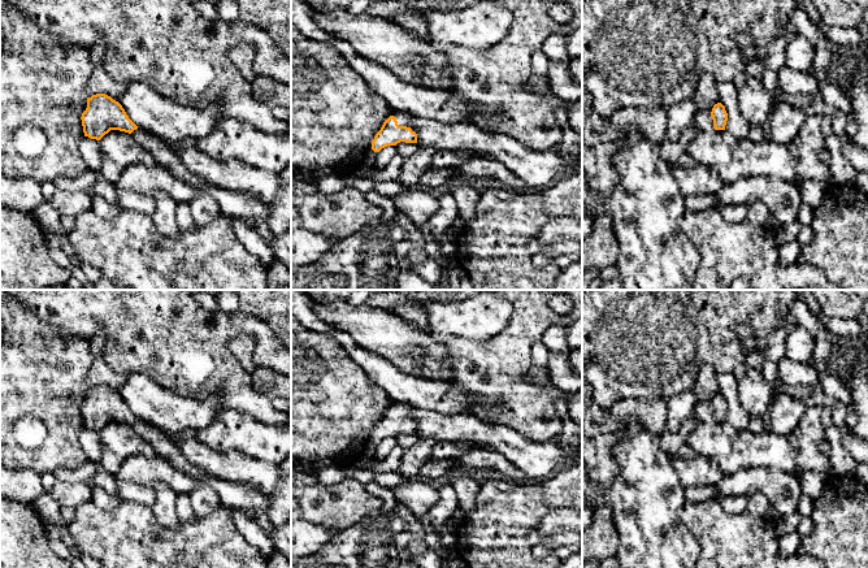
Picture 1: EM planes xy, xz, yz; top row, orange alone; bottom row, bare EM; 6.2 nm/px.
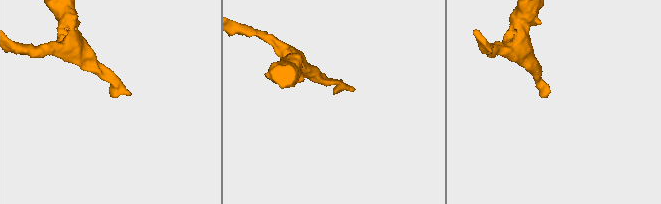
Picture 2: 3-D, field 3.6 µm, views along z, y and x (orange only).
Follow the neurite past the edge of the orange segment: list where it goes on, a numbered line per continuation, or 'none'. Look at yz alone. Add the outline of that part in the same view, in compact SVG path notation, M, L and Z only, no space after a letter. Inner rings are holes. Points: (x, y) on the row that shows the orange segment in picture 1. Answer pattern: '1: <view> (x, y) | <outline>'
1: yz (703, 121) | M698 110L693 125L696 127L698 133L715 131L712 116L702 110Z

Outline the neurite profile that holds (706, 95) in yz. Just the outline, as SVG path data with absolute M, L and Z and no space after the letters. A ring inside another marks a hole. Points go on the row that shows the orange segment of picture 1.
M703 74L695 86L693 100L696 103L698 110L708 112L715 104L720 103L717 82L712 74Z

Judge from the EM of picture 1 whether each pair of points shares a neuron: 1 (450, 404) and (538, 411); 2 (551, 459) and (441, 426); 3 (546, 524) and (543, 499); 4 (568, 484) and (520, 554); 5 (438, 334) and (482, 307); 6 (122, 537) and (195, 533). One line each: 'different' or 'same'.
1: different
2: same
3: different
4: same
5: same
6: same

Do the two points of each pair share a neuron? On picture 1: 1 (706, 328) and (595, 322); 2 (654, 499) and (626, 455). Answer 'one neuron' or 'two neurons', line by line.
1: one neuron
2: one neuron

